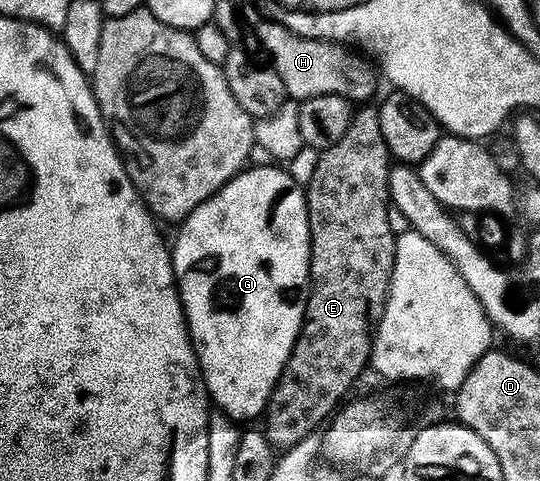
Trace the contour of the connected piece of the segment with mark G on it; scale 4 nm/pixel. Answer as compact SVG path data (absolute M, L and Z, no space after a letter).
M275 164L260 165L257 169L245 168L231 177L214 196L206 199L190 215L179 222L180 234L176 237L176 245L171 246L172 274L176 276L176 287L180 290L180 302L184 308L184 317L188 321L188 334L192 337L192 346L200 364L200 374L204 376L204 385L208 388L211 404L216 405L221 414L229 418L256 417L265 412L268 400L276 386L276 380L286 367L286 359L290 359L290 351L294 347L296 337L304 322L304 308L308 302L308 260L310 259L310 235L308 234L308 208L304 198L305 190L287 173L287 168Z

